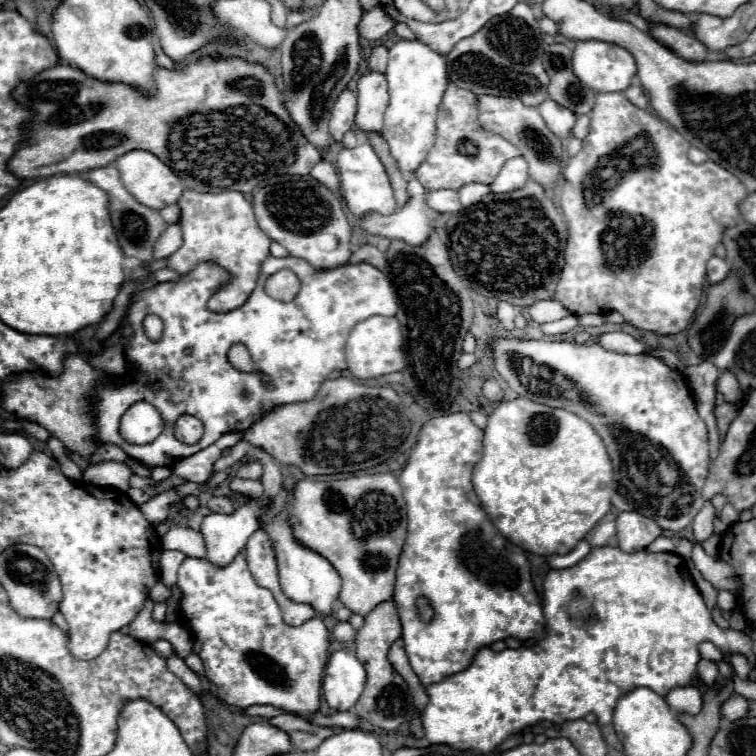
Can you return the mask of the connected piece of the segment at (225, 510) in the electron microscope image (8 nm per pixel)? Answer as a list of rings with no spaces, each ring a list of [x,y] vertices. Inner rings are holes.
[[[211,496],[211,498],[207,500],[207,508],[209,508],[211,512],[221,512],[221,514],[229,514],[229,512],[235,510],[233,502],[231,502],[229,498],[225,498],[225,496]]]

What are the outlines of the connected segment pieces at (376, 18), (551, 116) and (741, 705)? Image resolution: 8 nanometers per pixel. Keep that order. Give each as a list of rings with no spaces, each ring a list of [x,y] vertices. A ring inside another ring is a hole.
[[[373,6],[371,10],[367,10],[359,22],[359,34],[361,38],[369,40],[369,42],[379,42],[381,38],[387,36],[387,32],[395,26],[395,22],[387,16],[387,12],[383,12],[381,6]]]
[[[545,100],[539,106],[539,112],[547,124],[547,128],[559,136],[559,138],[569,138],[571,130],[575,126],[575,114],[569,108],[559,108],[559,104],[555,104],[553,100]]]
[[[731,696],[727,700],[727,720],[743,718],[747,714],[747,700],[741,696]]]

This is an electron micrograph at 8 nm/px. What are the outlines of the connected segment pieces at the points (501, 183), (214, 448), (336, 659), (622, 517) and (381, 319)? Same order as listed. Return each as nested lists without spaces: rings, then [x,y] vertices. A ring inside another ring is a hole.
[[[517,156],[517,158],[511,158],[511,160],[505,162],[503,170],[499,172],[499,176],[493,180],[493,184],[489,188],[495,194],[513,192],[513,190],[523,188],[527,184],[527,180],[529,180],[527,162],[525,162],[523,156]]]
[[[237,432],[223,435],[214,444],[209,446],[209,448],[193,454],[193,456],[189,456],[189,458],[179,460],[179,462],[173,466],[173,474],[179,476],[179,478],[183,478],[183,480],[195,482],[195,484],[209,482],[209,478],[214,474],[213,465],[217,462],[223,451],[233,447],[242,439],[243,434]]]
[[[349,650],[333,652],[327,662],[323,678],[325,702],[337,712],[347,712],[357,704],[363,686],[365,668],[357,660],[357,656]]]
[[[621,512],[615,524],[617,524],[619,548],[623,548],[623,552],[645,550],[663,532],[659,524],[655,524],[655,520],[639,516],[637,512]]]
[[[371,316],[367,320],[357,322],[349,332],[345,344],[345,356],[347,356],[349,374],[359,380],[399,372],[399,368],[403,368],[403,336],[399,320],[393,316]]]

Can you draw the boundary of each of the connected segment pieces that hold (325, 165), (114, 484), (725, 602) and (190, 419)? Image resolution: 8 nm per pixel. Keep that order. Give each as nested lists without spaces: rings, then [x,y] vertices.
[[[321,160],[321,162],[311,170],[311,176],[313,176],[315,180],[319,180],[321,184],[325,184],[327,188],[331,188],[333,192],[341,192],[341,188],[339,188],[339,176],[337,176],[337,172],[335,172],[335,168],[333,168],[331,162]]]
[[[101,462],[101,464],[89,464],[89,468],[83,472],[83,480],[93,486],[109,488],[127,492],[129,490],[129,478],[133,476],[131,466],[127,462]]]
[[[722,590],[717,595],[717,607],[722,611],[733,611],[737,607],[737,598],[731,592]]]
[[[189,414],[181,416],[175,424],[175,436],[185,444],[197,444],[203,438],[203,422]]]

